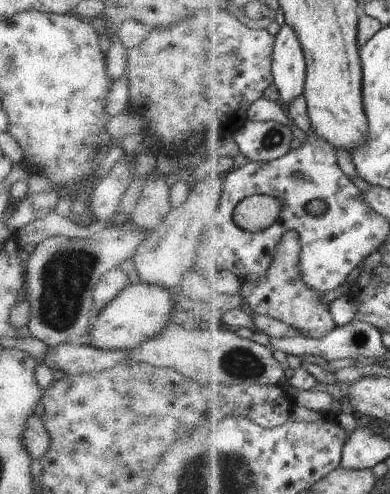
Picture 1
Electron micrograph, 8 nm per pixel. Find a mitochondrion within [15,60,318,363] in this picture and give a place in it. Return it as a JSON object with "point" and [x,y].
{"point":[59,289]}

